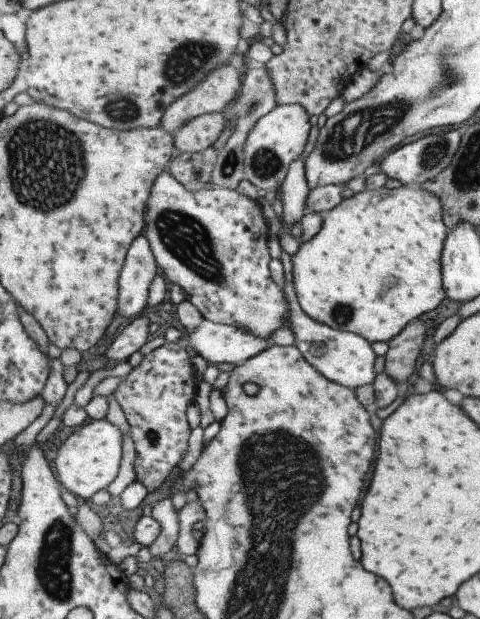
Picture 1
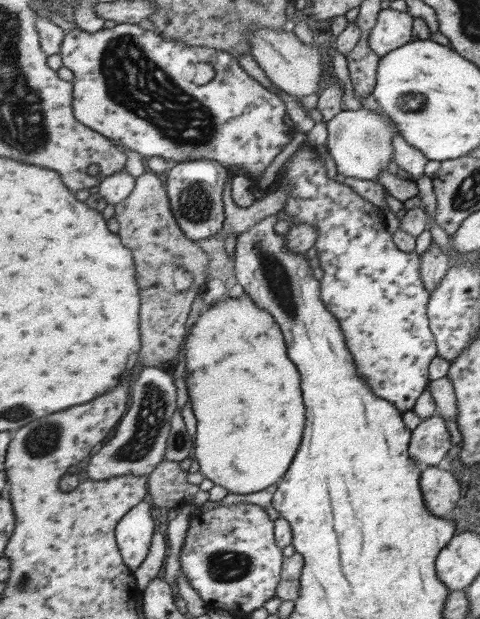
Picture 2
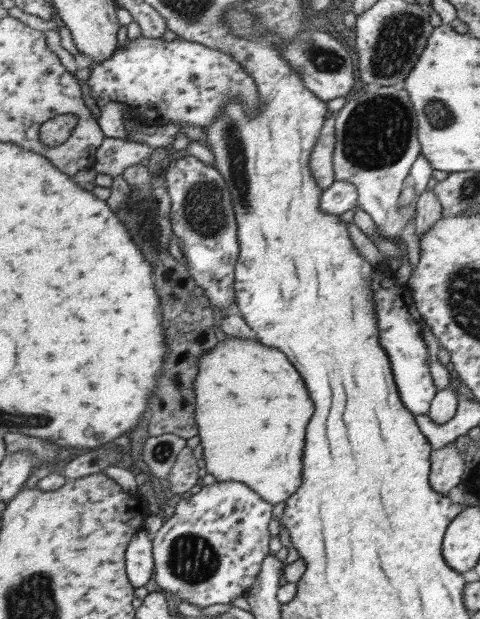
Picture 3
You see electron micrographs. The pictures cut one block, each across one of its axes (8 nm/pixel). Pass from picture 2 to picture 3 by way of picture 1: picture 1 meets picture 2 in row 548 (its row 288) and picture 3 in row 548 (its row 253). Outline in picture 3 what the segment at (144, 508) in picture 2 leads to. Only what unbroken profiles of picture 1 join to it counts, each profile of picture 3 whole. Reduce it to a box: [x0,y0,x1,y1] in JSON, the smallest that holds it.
[126,529,156,588]

